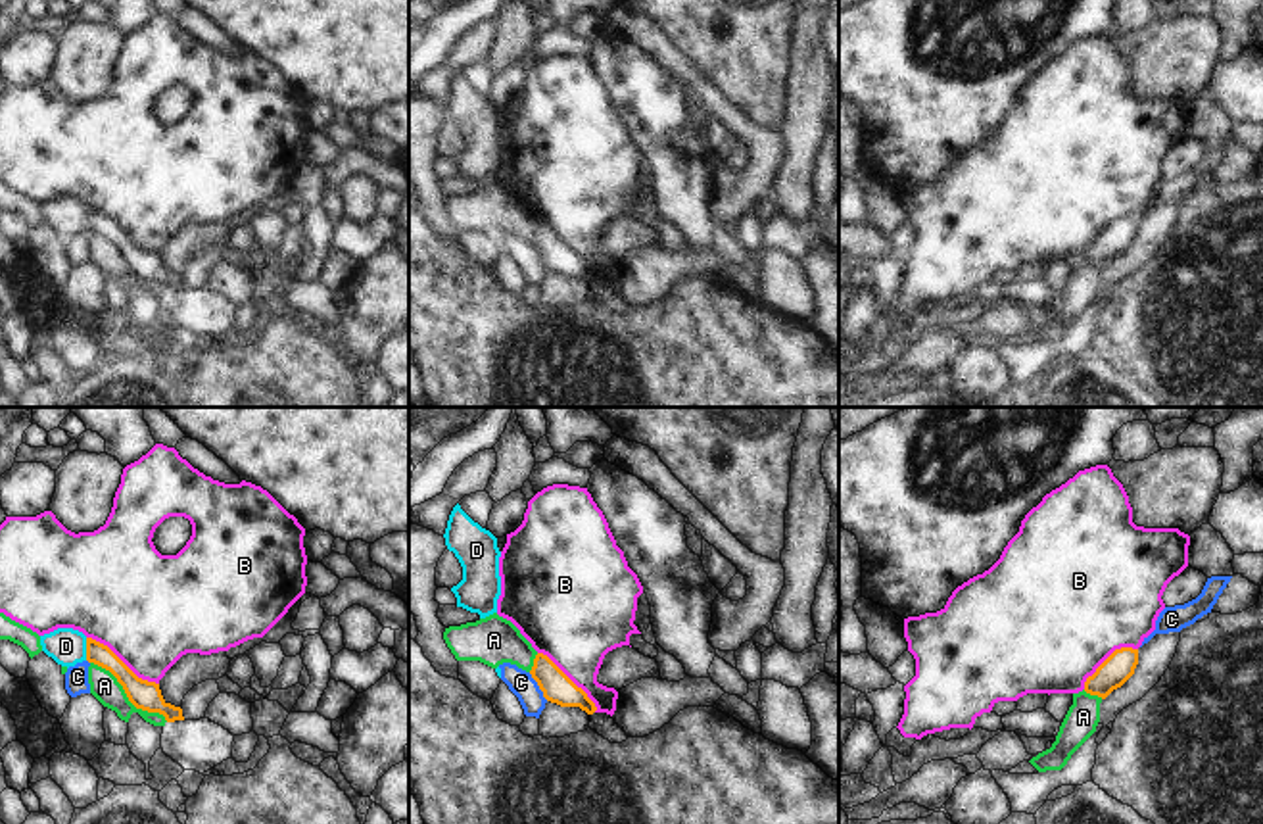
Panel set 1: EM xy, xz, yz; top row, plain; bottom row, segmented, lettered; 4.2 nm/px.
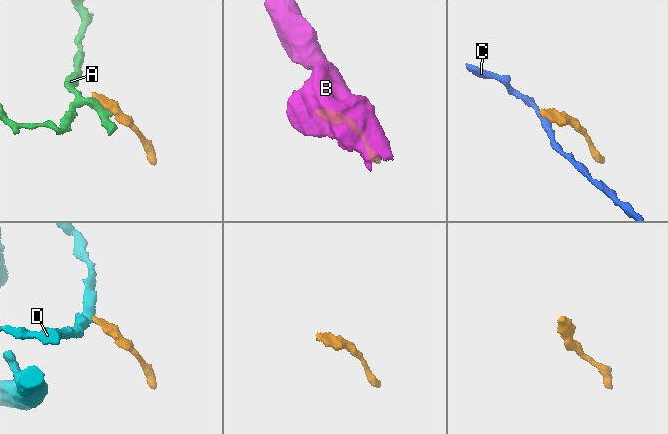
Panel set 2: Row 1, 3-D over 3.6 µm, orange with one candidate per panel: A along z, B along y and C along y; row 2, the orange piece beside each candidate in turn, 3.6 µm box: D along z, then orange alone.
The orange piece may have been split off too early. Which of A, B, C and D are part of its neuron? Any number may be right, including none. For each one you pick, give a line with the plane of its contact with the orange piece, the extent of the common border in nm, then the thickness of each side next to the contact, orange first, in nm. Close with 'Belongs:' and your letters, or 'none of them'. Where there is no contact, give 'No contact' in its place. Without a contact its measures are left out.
D: Touches orange in xy. Shared border 100 nm. Thickness 90 nm (orange) against 160 nm
Belongs: D.

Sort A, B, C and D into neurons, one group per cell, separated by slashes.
A / B / C / D

